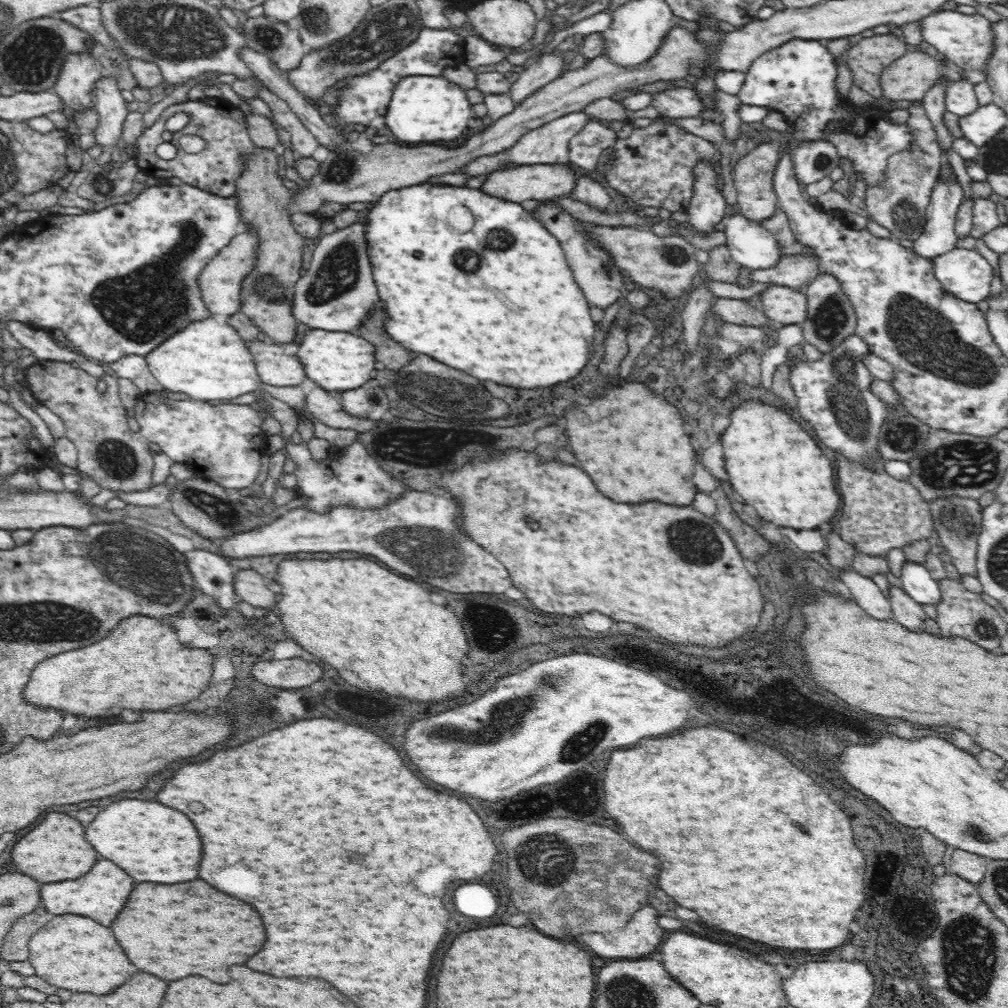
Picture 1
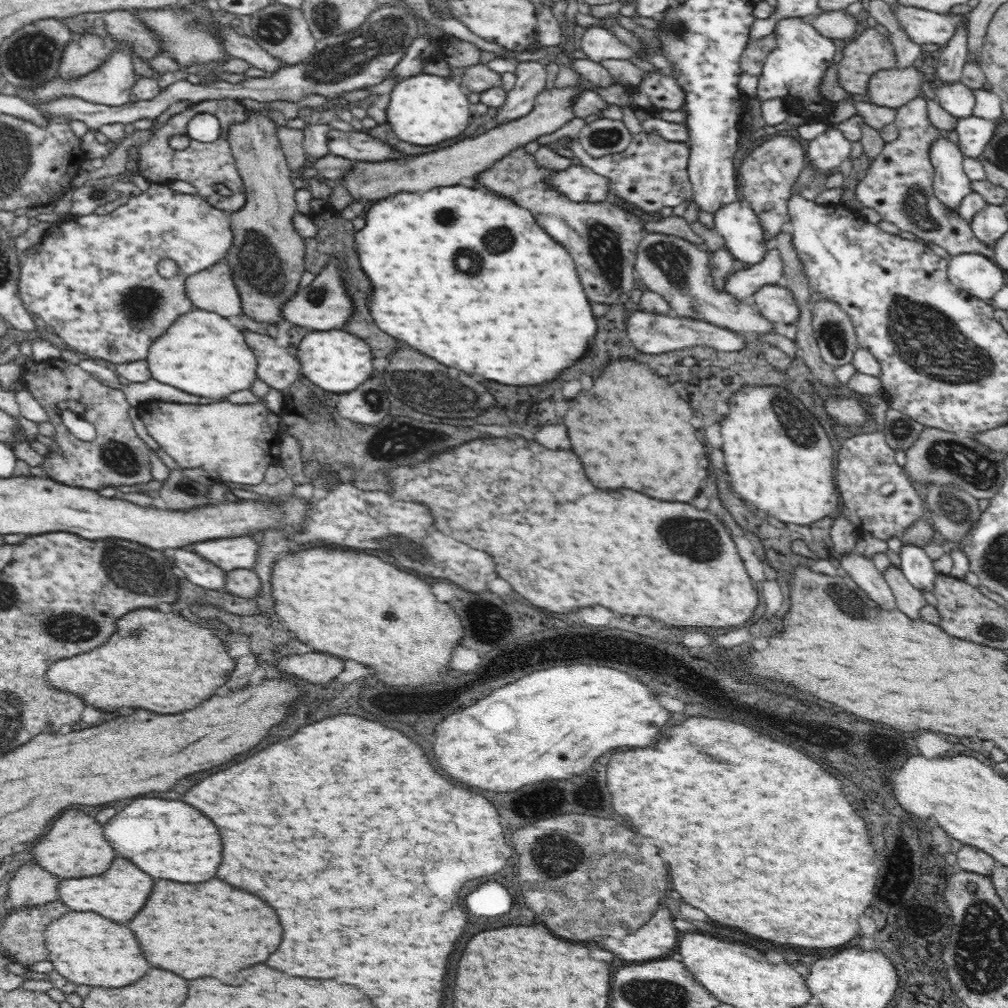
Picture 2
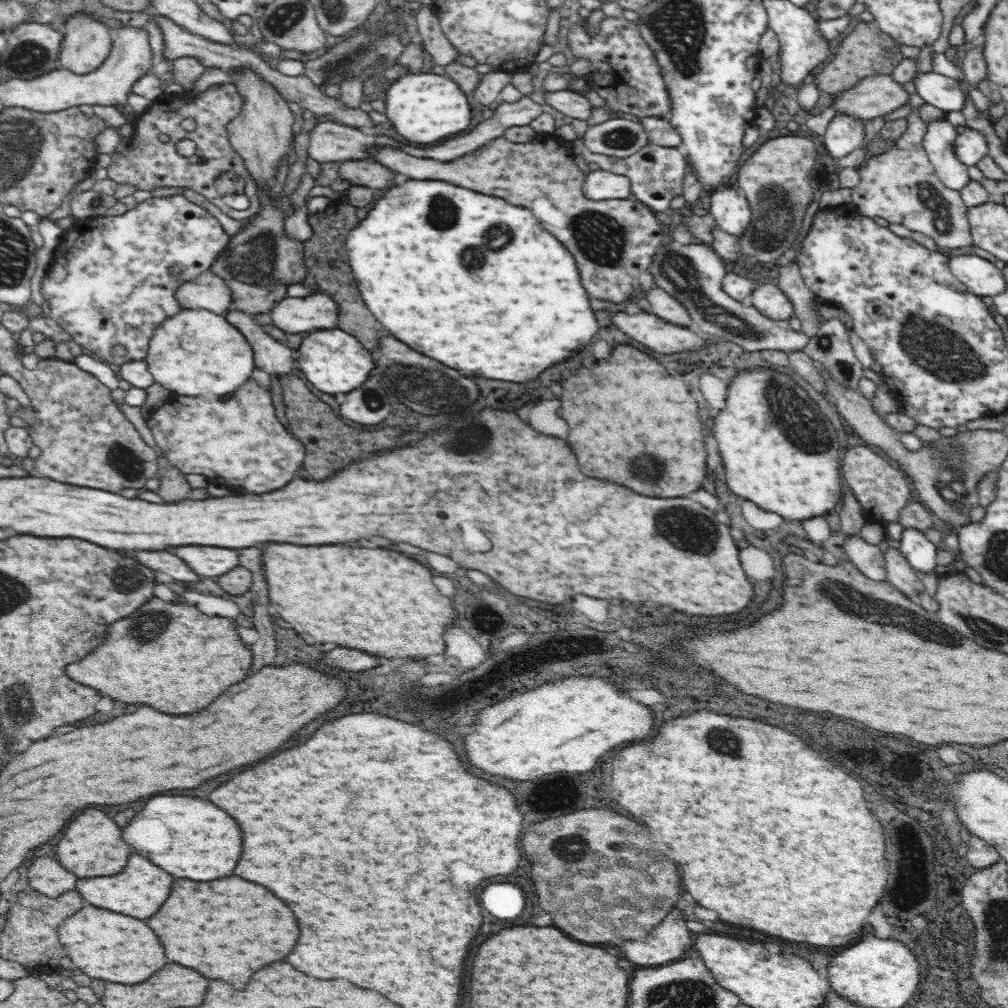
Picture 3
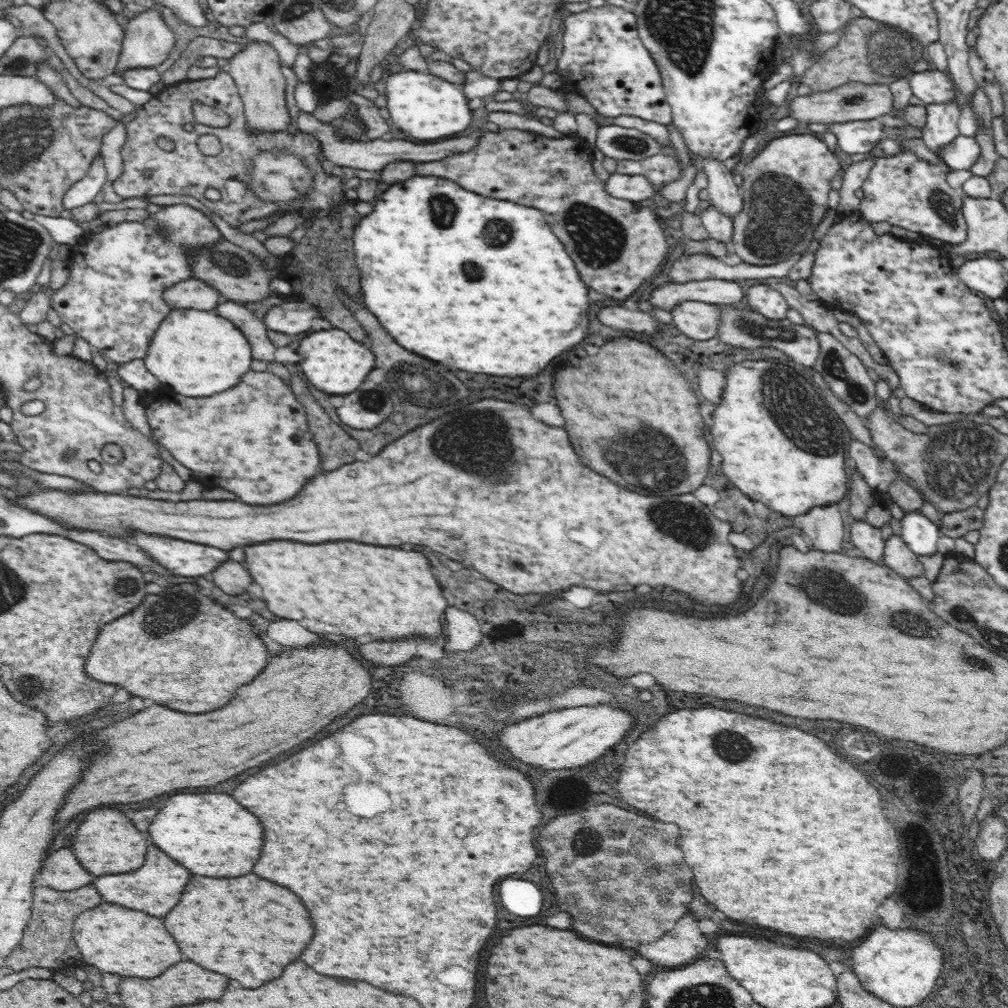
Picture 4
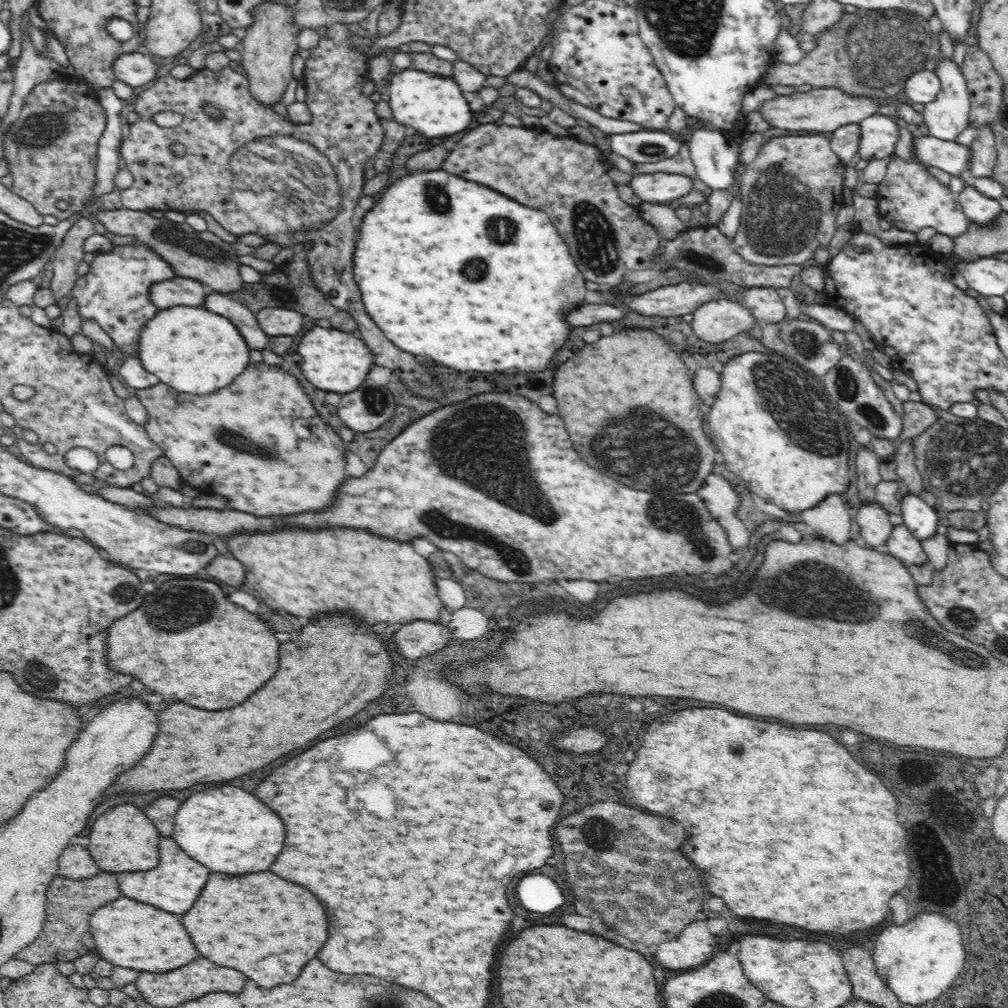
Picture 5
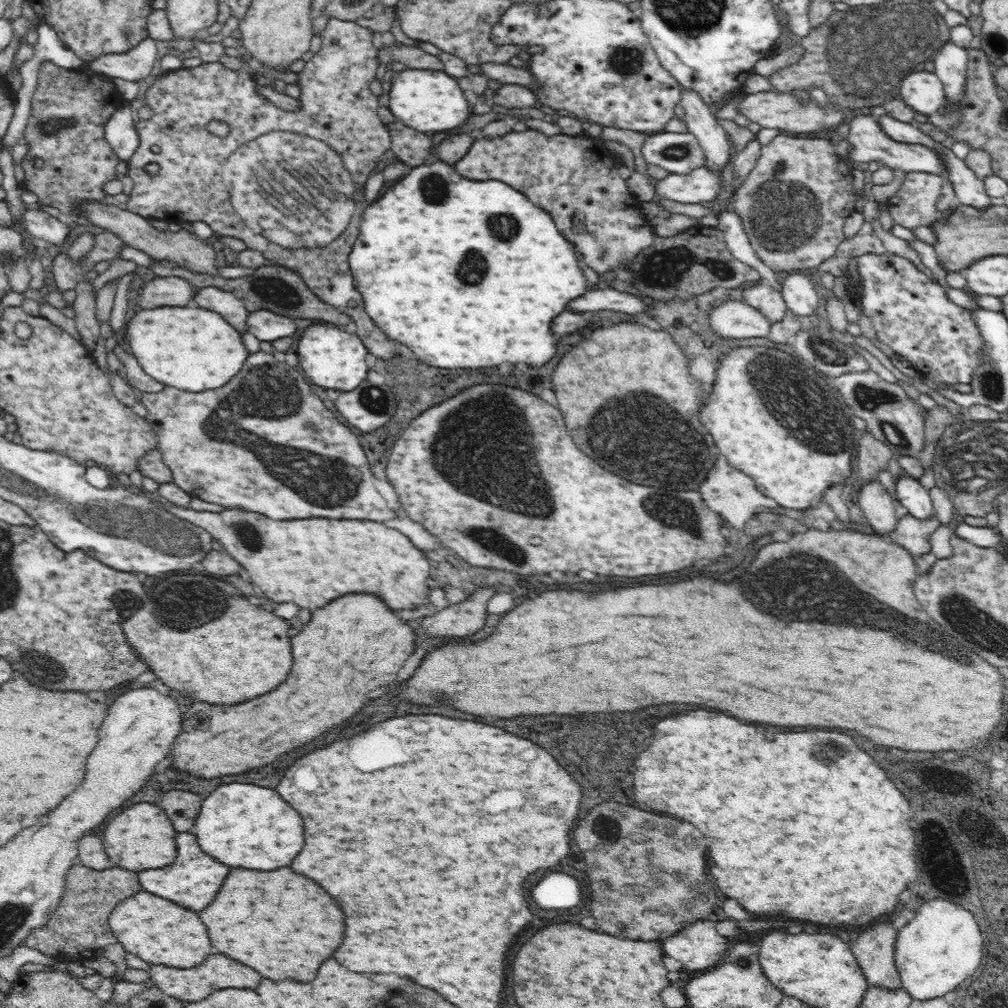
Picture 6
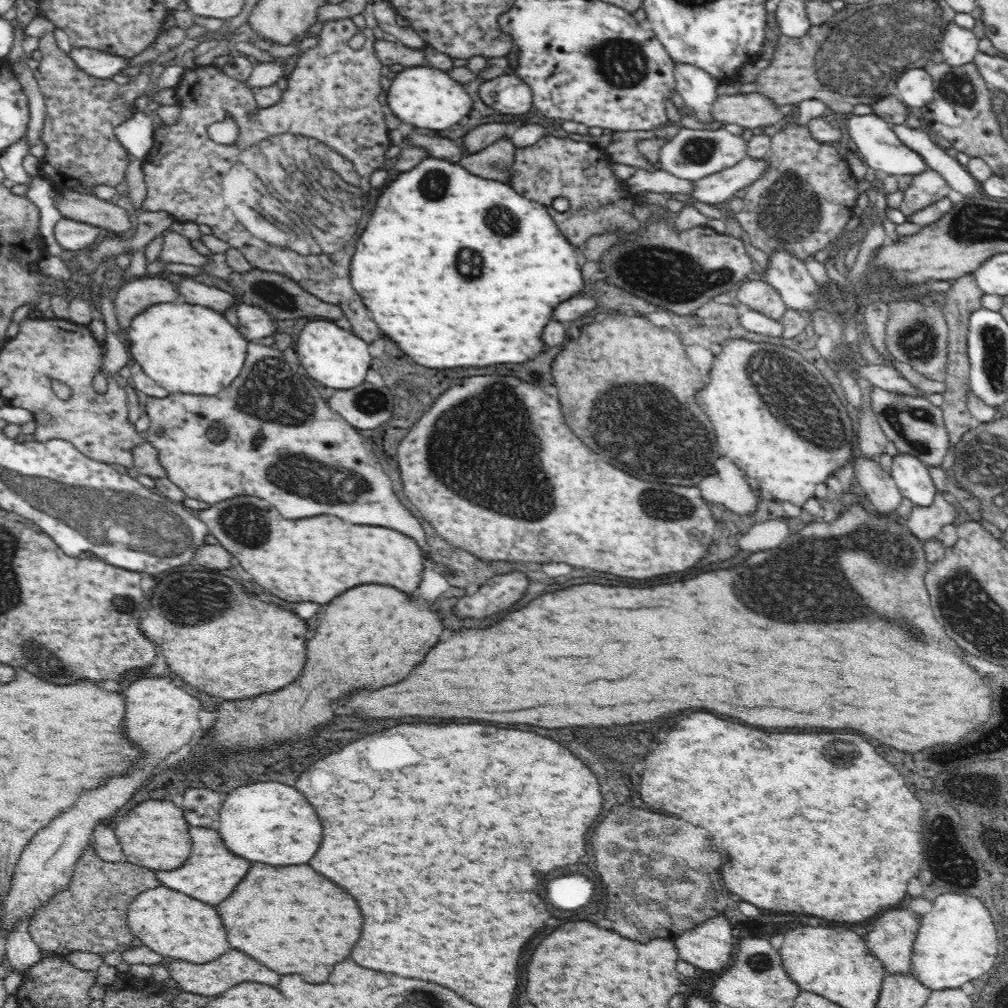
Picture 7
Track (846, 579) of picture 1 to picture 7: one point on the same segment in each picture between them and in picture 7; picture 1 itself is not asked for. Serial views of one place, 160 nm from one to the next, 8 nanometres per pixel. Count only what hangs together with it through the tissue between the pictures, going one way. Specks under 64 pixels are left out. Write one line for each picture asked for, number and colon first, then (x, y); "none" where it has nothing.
2: (861, 569)
3: (869, 559)
4: (868, 540)
5: (875, 526)
6: (878, 507)
7: (881, 490)

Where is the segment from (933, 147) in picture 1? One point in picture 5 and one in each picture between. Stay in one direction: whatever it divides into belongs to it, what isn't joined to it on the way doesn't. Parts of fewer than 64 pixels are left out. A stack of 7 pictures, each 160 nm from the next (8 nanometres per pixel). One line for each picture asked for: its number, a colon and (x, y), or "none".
2: (898, 184)
3: (900, 185)
4: (901, 189)
5: (910, 198)

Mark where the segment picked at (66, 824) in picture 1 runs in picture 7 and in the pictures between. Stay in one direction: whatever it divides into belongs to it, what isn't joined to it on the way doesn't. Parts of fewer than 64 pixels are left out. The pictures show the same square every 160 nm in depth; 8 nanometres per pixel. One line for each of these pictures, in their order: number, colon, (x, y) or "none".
2: (74, 847)
3: (92, 844)
4: (107, 843)
5: (123, 839)
6: (140, 838)
7: (154, 835)

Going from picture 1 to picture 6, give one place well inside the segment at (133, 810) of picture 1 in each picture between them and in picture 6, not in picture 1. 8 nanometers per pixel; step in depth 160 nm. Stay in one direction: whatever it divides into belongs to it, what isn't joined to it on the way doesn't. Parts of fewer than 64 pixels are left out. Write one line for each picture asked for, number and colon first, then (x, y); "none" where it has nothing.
2: (151, 831)
3: (188, 837)
4: (212, 835)
5: (227, 829)
6: (245, 826)

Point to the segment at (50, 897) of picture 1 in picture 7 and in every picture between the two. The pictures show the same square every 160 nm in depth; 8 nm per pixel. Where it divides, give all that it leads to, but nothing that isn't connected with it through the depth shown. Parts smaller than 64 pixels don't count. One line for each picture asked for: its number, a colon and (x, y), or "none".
2: (117, 894)
3: (139, 890)
4: (155, 888)
5: (176, 883)
6: (192, 881)
7: (210, 874)

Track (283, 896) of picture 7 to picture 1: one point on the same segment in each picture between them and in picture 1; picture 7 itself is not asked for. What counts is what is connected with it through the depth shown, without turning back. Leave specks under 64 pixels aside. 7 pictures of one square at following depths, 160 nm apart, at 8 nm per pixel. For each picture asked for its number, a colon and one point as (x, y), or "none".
1: (172, 931)
2: (211, 929)
3: (229, 928)
4: (248, 929)
5: (282, 927)
6: (279, 923)

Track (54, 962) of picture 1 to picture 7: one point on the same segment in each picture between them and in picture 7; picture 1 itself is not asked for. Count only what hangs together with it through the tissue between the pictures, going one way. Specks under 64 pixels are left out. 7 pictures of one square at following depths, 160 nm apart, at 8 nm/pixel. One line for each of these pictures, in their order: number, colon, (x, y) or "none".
2: (83, 947)
3: (112, 947)
4: (108, 936)
5: (129, 934)
6: (160, 933)
7: (171, 924)

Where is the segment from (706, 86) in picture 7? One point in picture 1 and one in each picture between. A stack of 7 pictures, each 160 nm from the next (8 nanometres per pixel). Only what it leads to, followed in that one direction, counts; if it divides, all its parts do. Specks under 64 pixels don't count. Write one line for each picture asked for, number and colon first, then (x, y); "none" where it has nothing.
1: (750, 244)
2: (739, 225)
3: (731, 210)
4: (725, 195)
5: (715, 157)
6: (702, 124)

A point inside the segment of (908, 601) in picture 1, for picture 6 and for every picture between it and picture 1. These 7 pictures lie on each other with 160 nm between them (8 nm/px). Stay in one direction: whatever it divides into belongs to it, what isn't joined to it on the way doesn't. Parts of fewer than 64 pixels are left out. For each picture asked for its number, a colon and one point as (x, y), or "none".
2: (910, 600)
3: (900, 573)
4: (897, 555)
5: (902, 544)
6: (913, 534)

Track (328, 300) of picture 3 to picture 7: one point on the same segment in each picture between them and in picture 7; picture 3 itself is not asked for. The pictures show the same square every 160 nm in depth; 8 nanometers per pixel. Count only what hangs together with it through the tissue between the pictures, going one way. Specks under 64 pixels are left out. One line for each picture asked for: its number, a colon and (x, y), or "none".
4: (291, 317)
5: (277, 321)
6: (266, 325)
7: (253, 322)

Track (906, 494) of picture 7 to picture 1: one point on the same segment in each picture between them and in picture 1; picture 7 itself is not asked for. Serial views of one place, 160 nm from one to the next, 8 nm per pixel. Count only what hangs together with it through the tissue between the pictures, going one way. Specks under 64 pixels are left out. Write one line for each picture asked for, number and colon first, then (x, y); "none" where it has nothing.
1: (916, 580)
2: (915, 564)
3: (921, 553)
4: (921, 534)
5: (922, 520)
6: (909, 491)

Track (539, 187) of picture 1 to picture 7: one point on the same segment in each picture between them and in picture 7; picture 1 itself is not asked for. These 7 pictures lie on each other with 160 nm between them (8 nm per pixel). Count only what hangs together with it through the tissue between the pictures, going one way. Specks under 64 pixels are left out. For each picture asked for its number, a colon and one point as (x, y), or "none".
2: (581, 184)
3: (601, 185)
4: (630, 187)
5: (662, 187)
6: (701, 185)
7: (720, 186)

